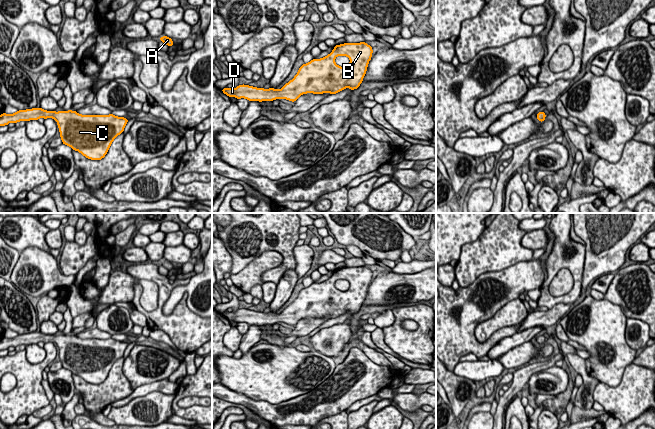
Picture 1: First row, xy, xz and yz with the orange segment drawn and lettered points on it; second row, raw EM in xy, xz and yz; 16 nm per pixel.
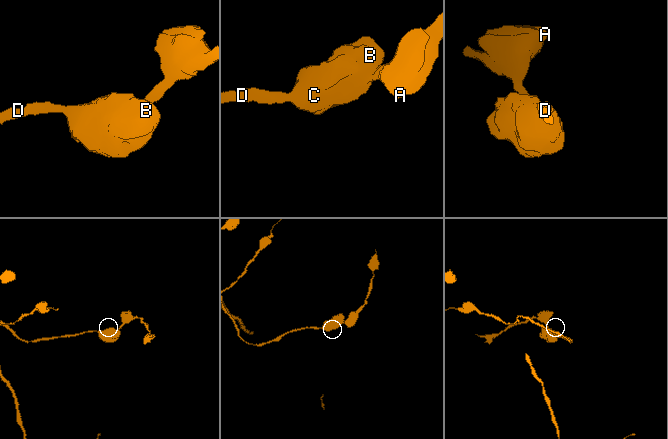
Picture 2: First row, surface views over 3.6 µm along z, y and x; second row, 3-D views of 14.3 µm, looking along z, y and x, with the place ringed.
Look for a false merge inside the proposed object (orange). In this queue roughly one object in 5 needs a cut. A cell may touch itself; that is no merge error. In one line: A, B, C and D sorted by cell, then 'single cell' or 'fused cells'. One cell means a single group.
A B C D | single cell

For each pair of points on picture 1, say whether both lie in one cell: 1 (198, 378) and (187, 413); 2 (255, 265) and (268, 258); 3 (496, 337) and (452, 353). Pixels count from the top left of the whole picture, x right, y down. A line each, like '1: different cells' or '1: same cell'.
1: same cell
2: same cell
3: same cell

